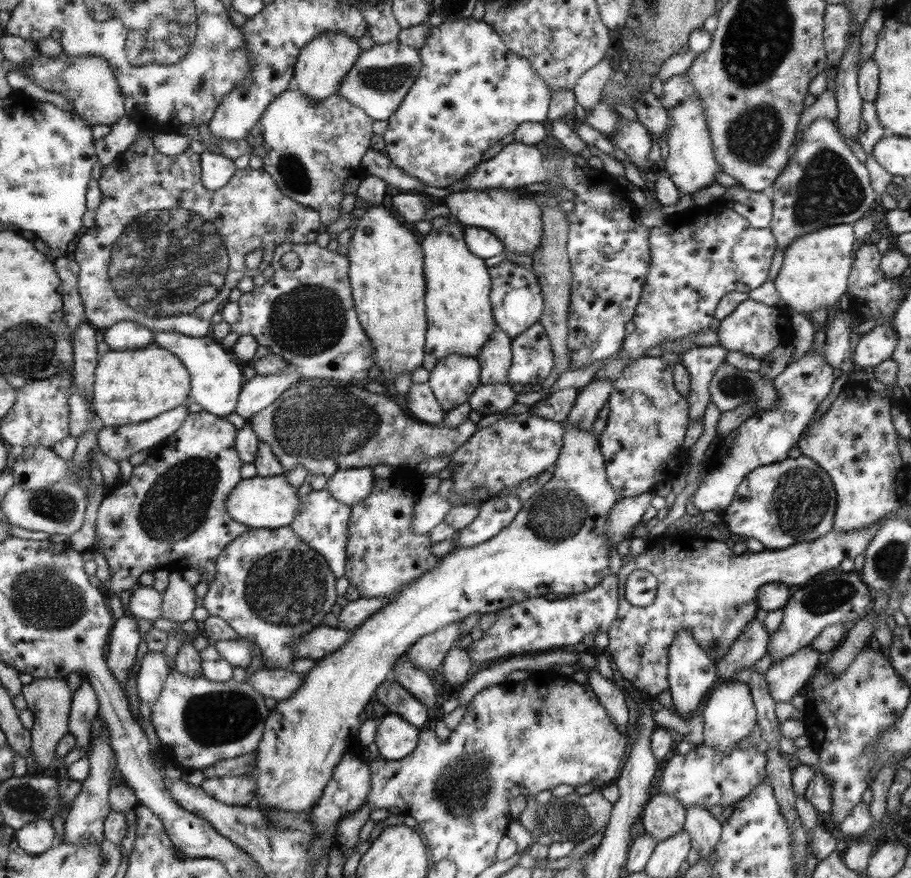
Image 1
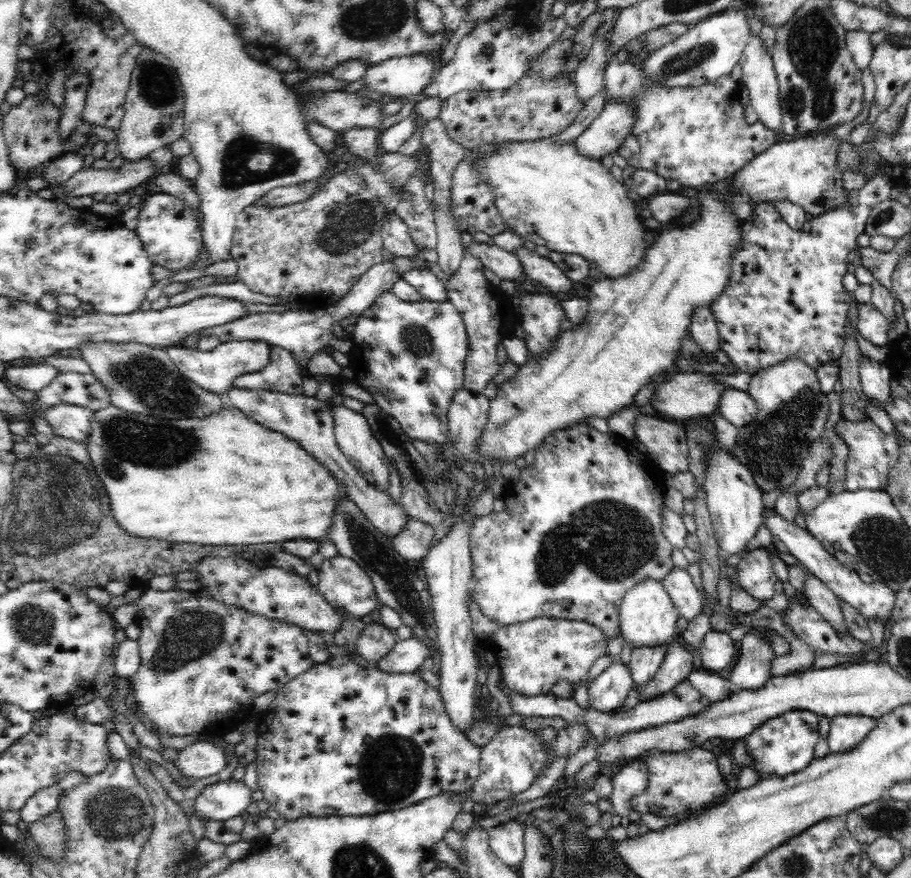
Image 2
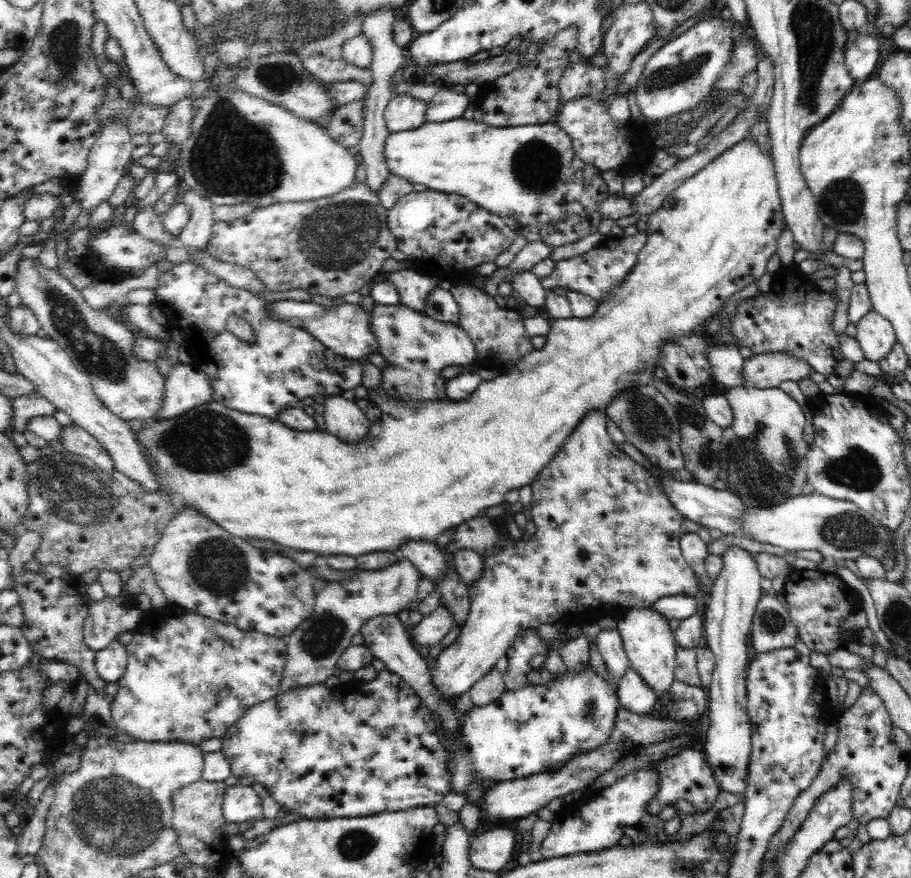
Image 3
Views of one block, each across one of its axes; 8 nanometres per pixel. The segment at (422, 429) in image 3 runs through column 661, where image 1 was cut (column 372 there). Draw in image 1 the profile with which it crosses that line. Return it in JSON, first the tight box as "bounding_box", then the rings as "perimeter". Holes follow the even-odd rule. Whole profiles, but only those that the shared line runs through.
{"bounding_box":[343,195,427,383],"perimeter":[[[356,195],[352,210],[355,218],[348,228],[352,237],[343,252],[350,262],[348,277],[358,320],[375,349],[376,366],[380,368],[382,378],[386,382],[394,383],[396,376],[412,374],[416,368],[422,366],[424,360],[424,346],[427,344],[427,280],[424,276],[426,262],[422,258],[422,248],[416,240],[416,234],[412,230],[406,230],[406,226],[402,226],[402,222],[390,210],[384,210],[384,205],[370,206]]]}

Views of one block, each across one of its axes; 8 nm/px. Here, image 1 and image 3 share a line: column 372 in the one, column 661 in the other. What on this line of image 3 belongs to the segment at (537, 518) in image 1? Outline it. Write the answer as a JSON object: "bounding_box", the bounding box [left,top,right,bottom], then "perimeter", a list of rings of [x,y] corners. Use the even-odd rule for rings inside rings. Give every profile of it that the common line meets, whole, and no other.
{"bounding_box":[615,608,676,698],"perimeter":[[[628,608],[624,616],[615,619],[617,631],[621,634],[623,647],[630,667],[646,681],[654,694],[661,698],[674,682],[676,668],[675,634],[668,625],[669,620],[650,608]]]}

